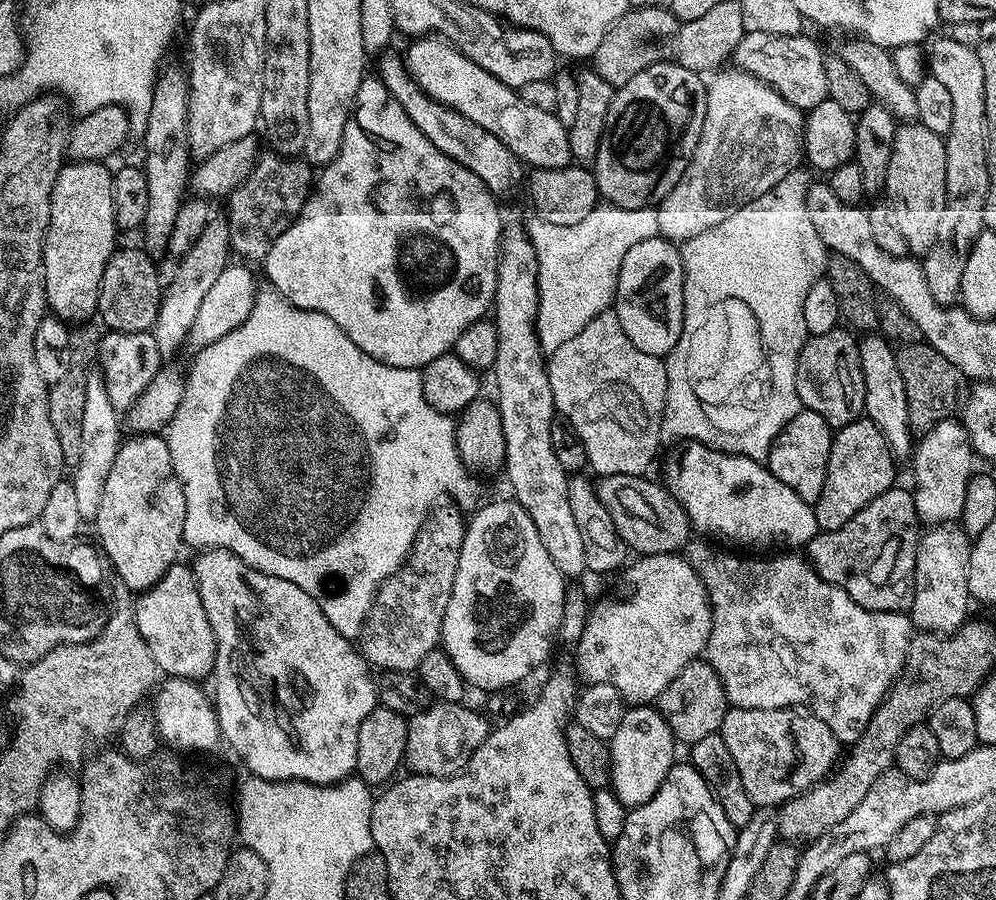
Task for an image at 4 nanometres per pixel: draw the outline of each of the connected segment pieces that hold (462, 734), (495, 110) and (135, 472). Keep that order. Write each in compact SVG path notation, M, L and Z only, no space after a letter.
M432 702L424 712L408 720L404 764L409 773L417 776L454 776L463 772L474 750L486 742L490 731L487 724L472 708L463 703Z
M429 34L411 41L408 53L403 53L403 64L409 74L428 96L439 104L458 110L475 125L496 134L521 163L546 169L567 168L571 165L567 125L554 112L528 104L519 91L506 86L489 71L482 69L452 47L447 40Z
M140 434L136 440L125 439L121 443L118 454L114 458L114 467L110 469L110 475L106 478L106 490L102 493L102 502L98 506L98 514L94 521L96 532L100 535L98 539L99 547L102 549L113 573L120 575L120 580L126 587L132 591L132 594L139 594L148 588L153 588L158 582L158 578L162 578L162 574L166 574L166 570L170 570L170 566L177 563L176 556L182 549L184 544L184 527L186 526L186 494L182 490L182 482L178 478L178 474L174 470L174 461L170 458L170 446L167 439L160 434Z

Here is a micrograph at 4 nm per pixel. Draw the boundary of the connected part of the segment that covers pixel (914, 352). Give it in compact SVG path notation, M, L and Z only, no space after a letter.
M923 343L921 348L909 348L899 353L901 371L906 385L906 406L910 414L913 433L923 434L934 430L938 422L949 419L961 407L966 386L959 382L959 368L948 364L934 346Z

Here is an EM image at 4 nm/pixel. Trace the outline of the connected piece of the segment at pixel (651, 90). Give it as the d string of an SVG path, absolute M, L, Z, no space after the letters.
M675 62L646 66L646 70L634 74L630 82L619 85L613 91L594 165L597 193L607 203L638 210L659 205L666 194L670 194L672 187L682 178L688 160L694 154L694 146L698 146L704 121L705 91L706 84L701 73L686 70L686 66Z

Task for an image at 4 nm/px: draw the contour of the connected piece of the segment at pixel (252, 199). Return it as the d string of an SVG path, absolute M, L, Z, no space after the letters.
M264 150L256 160L254 170L227 197L228 229L231 251L248 260L263 261L264 256L278 242L278 238L298 218L308 193L314 184L314 168L303 158L280 156Z

